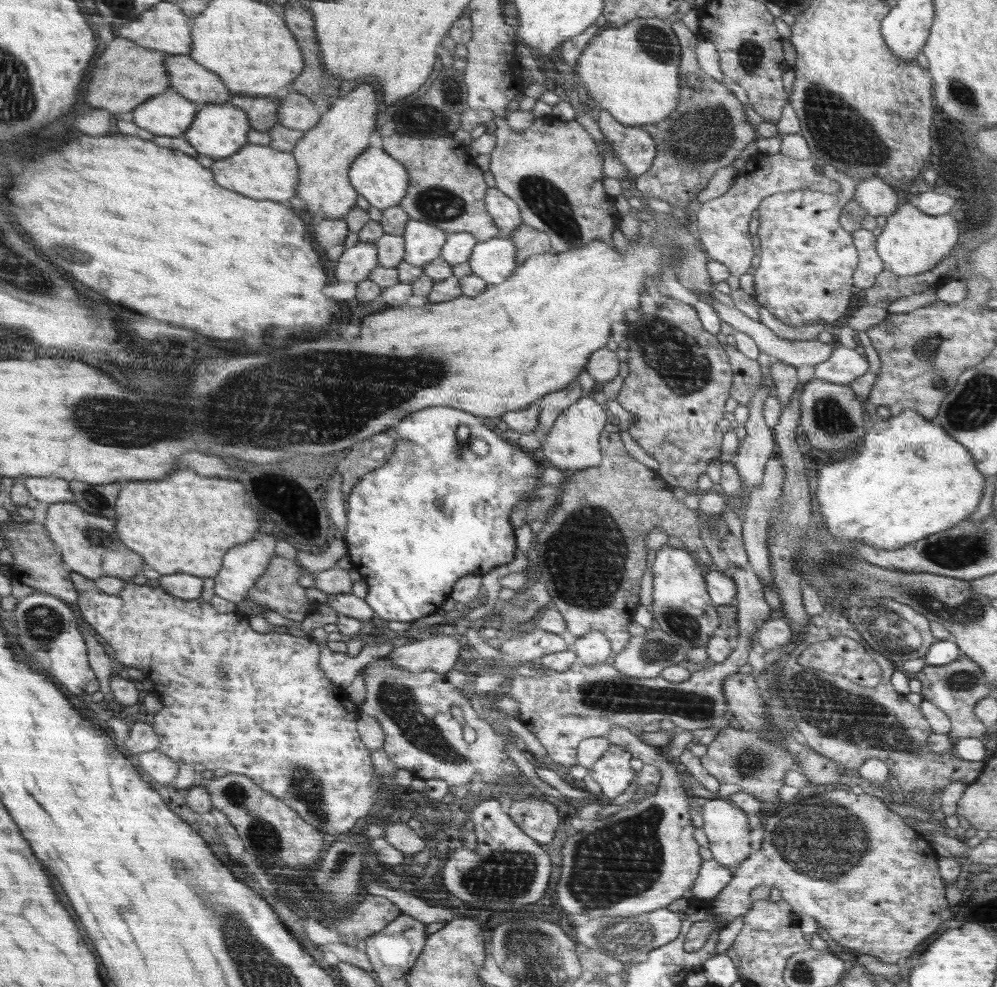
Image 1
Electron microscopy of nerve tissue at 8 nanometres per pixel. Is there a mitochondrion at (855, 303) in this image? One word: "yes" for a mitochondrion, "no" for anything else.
no

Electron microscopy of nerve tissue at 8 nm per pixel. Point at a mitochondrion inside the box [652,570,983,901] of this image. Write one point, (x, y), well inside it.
(801, 836)

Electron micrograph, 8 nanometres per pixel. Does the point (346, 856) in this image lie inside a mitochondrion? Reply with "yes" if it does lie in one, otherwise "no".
yes

